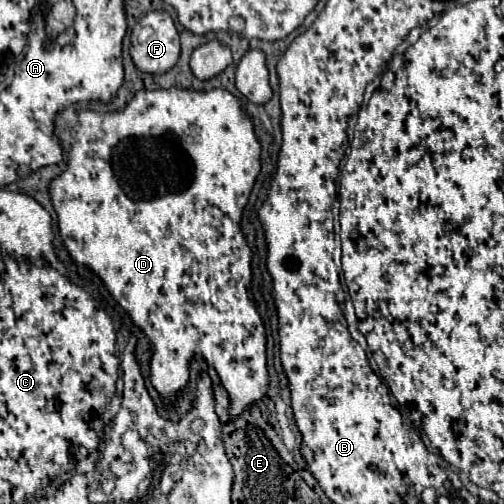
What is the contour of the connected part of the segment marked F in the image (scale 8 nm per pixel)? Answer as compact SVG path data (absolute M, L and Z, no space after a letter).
M151 10L133 26L131 58L141 72L163 74L179 60L179 32L165 10Z

